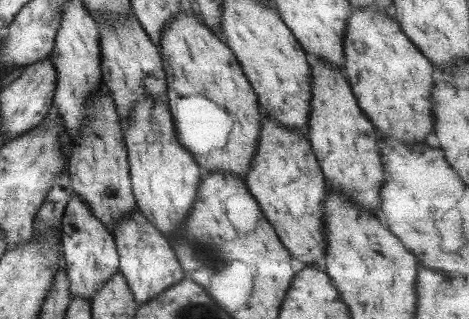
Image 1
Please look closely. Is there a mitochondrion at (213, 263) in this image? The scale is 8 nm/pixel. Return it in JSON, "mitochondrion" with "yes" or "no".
{"mitochondrion":"yes"}

